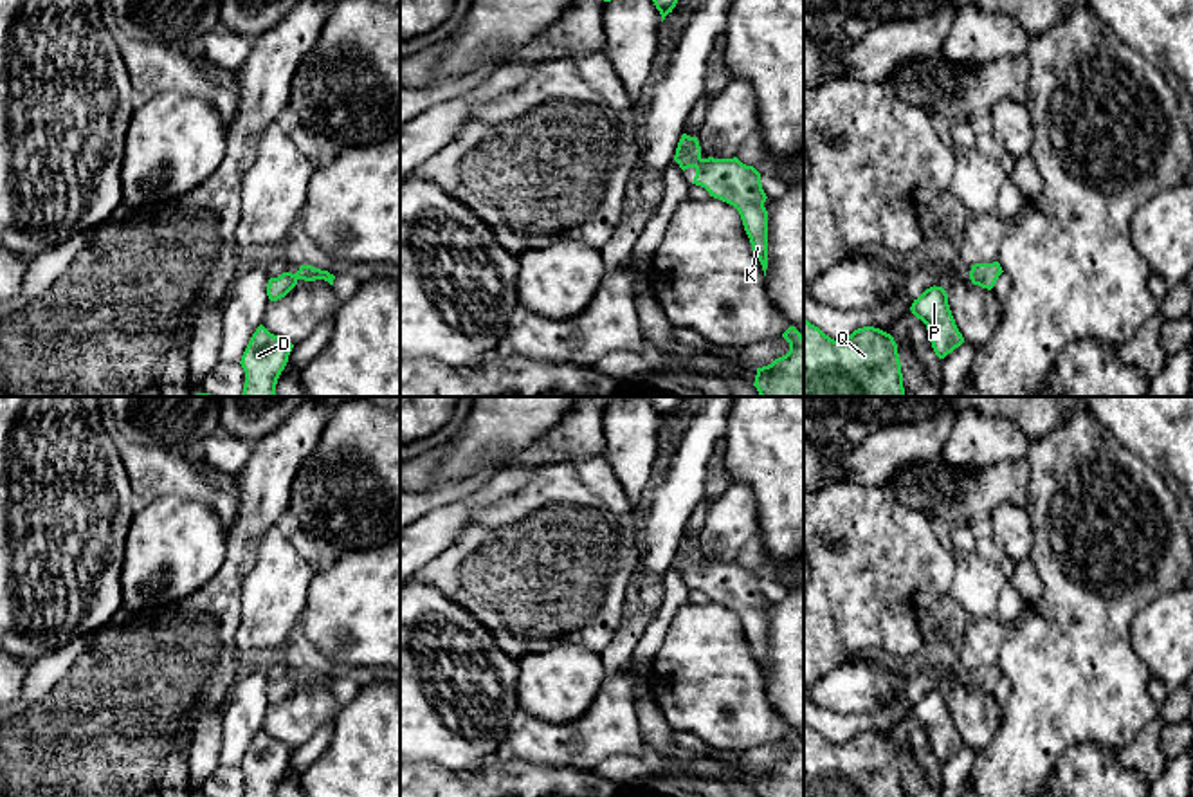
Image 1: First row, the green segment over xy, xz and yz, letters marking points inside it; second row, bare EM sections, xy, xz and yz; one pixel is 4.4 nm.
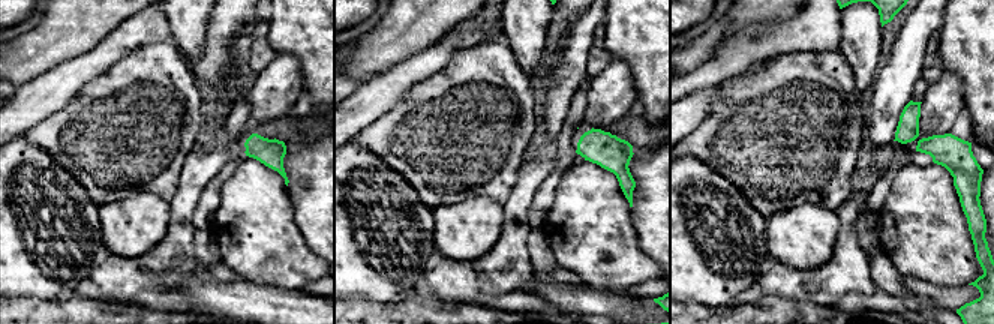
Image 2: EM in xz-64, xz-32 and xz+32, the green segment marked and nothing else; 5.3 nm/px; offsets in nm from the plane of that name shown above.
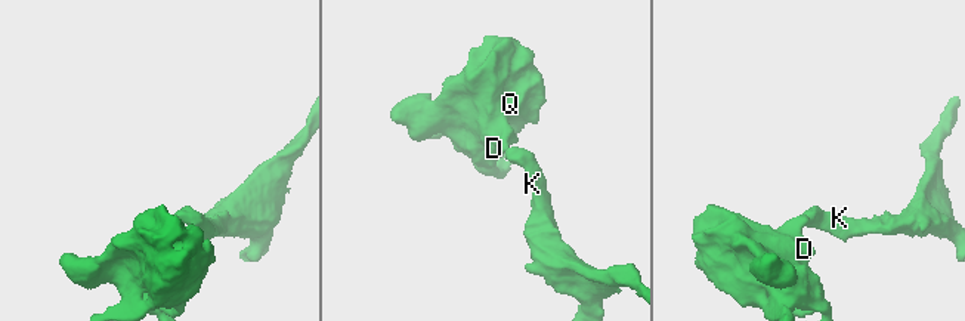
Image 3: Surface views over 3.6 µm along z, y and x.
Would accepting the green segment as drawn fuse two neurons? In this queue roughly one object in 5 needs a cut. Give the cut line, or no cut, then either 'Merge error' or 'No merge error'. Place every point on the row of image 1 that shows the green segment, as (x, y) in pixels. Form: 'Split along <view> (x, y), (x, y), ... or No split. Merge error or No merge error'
No split. No merge error

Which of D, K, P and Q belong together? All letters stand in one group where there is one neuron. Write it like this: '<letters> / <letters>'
D K P Q

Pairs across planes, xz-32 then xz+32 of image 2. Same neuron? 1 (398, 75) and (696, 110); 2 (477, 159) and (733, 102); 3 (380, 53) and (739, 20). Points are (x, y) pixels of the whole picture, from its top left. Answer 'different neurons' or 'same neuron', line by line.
1: same neuron
2: same neuron
3: same neuron

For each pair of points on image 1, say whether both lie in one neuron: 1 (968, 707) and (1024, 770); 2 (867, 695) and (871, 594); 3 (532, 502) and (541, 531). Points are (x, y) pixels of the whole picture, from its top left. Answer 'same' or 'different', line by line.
1: different
2: different
3: same

